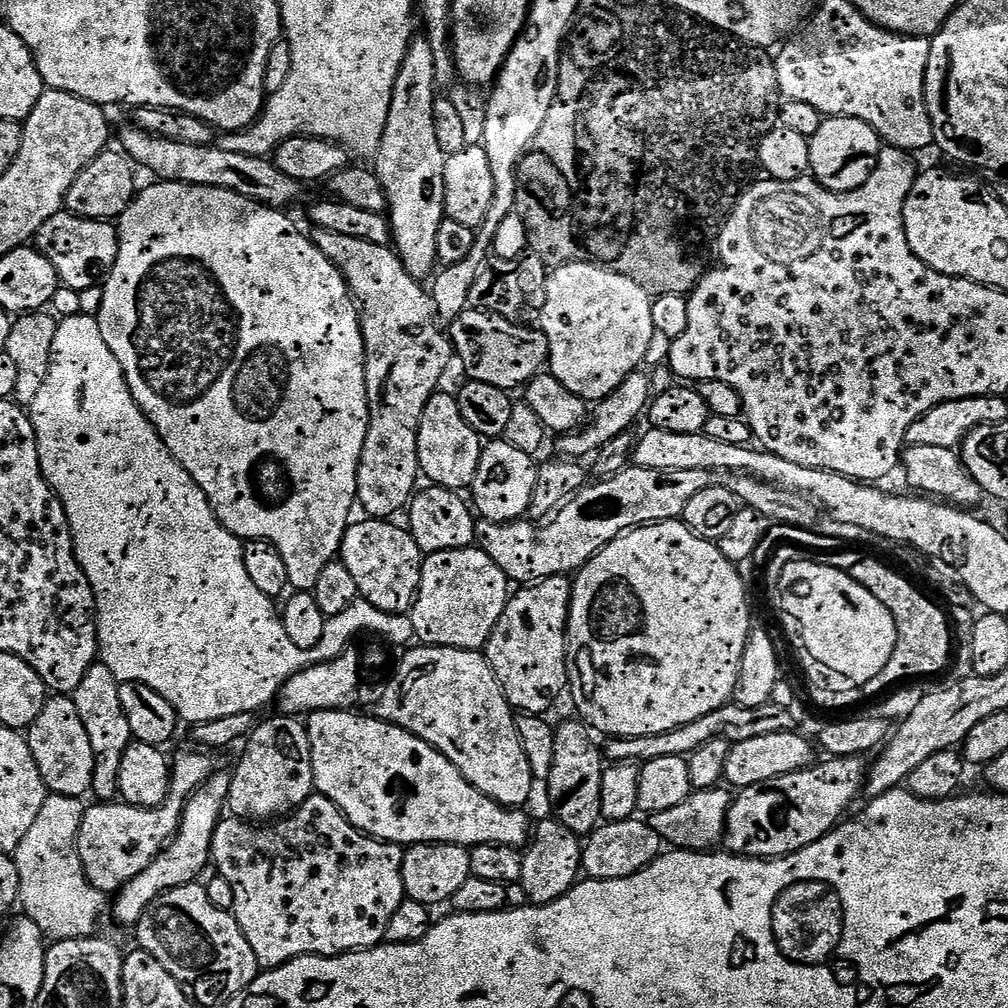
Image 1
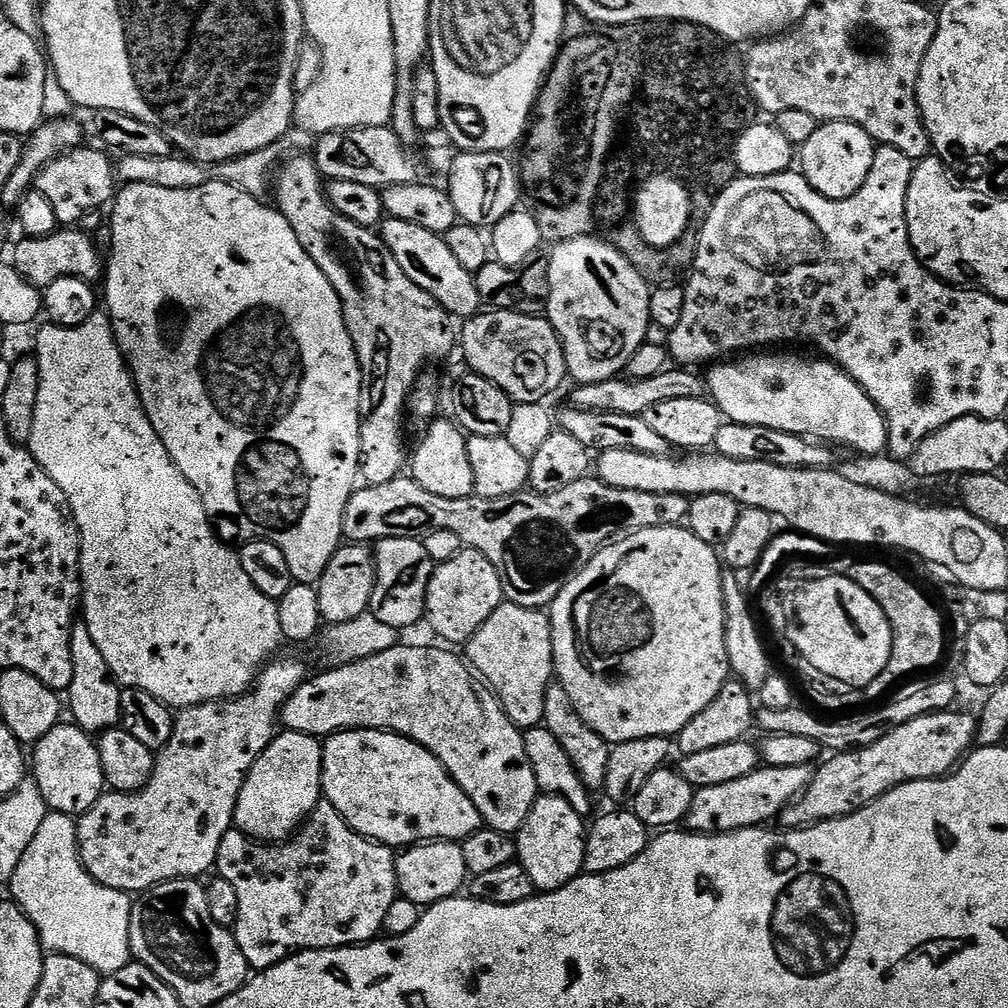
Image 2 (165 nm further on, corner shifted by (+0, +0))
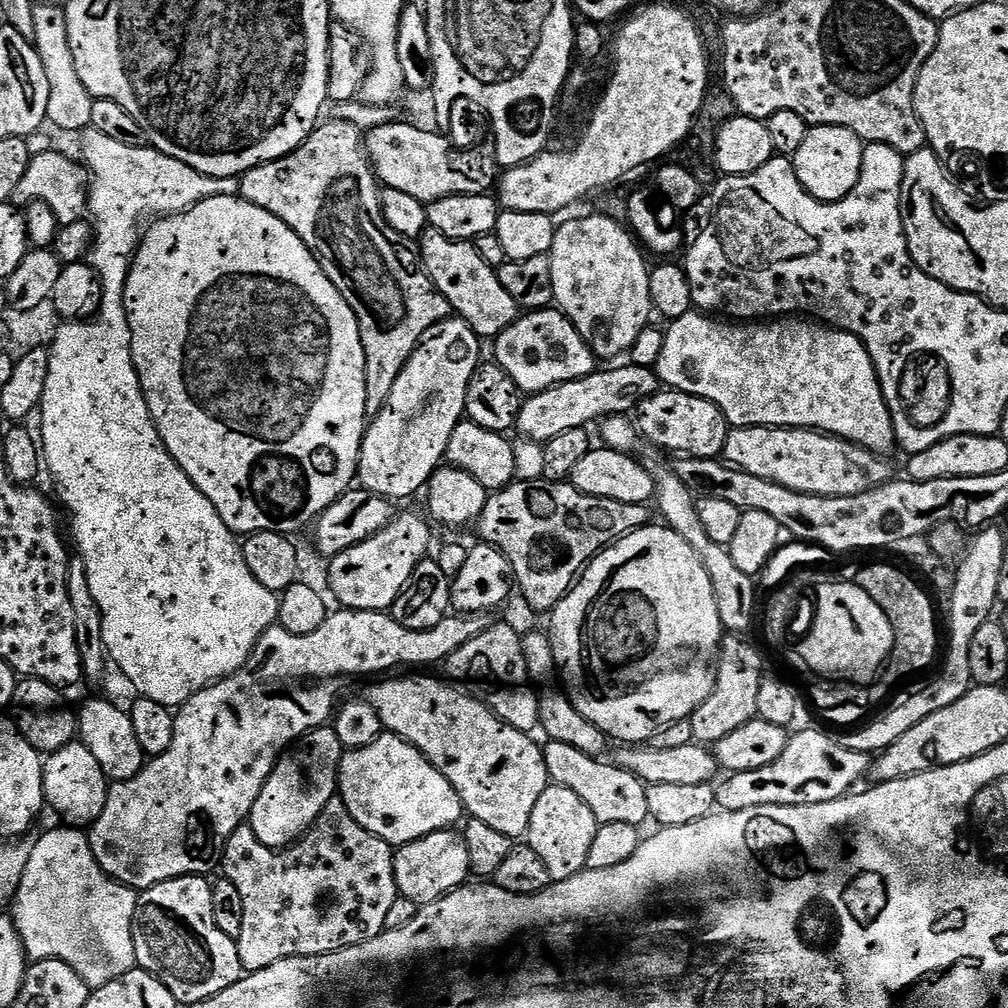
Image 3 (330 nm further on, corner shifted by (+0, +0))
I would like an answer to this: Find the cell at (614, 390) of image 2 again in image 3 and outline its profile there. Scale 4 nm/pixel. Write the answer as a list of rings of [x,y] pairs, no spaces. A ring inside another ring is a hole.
[[[631,362],[625,364],[625,368],[612,368],[609,372],[597,370],[586,378],[571,380],[529,395],[521,403],[520,416],[516,419],[519,435],[526,440],[547,442],[550,438],[558,438],[558,434],[566,434],[566,430],[587,429],[588,424],[595,425],[603,421],[605,416],[628,416],[635,413],[640,404],[646,402],[646,398],[661,391],[662,385],[652,368]]]

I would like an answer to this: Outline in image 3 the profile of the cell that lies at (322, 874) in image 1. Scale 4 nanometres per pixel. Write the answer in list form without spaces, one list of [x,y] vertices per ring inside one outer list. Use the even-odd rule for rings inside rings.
[[[333,798],[330,802],[326,802],[322,814],[312,823],[312,827],[295,844],[283,850],[262,846],[262,842],[258,842],[258,838],[254,834],[252,825],[247,822],[241,824],[238,830],[234,830],[234,834],[230,834],[228,844],[224,847],[222,876],[223,879],[234,882],[234,886],[238,886],[238,891],[242,893],[242,934],[236,941],[236,945],[238,946],[238,954],[242,958],[245,973],[251,974],[263,968],[269,968],[274,966],[274,962],[282,962],[286,958],[294,958],[295,956],[325,956],[355,944],[365,944],[373,940],[375,936],[382,935],[386,926],[386,914],[390,910],[390,906],[394,906],[398,895],[394,866],[392,865],[393,855],[393,845],[374,834],[370,834],[362,826],[358,826],[358,822],[350,814],[350,810],[346,810],[343,800],[339,798]]]

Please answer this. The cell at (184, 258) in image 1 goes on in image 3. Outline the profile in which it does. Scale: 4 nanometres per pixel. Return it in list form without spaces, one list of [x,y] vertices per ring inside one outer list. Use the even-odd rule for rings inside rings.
[[[240,196],[206,198],[202,202],[198,202],[193,208],[187,208],[184,212],[174,216],[157,219],[153,224],[156,225],[149,232],[147,229],[141,235],[139,245],[129,263],[128,277],[124,287],[124,309],[128,315],[128,325],[130,326],[132,361],[136,367],[136,373],[146,398],[146,406],[150,410],[154,426],[158,430],[166,450],[174,458],[174,462],[178,462],[178,466],[188,475],[190,482],[194,482],[194,486],[198,486],[198,490],[202,490],[202,494],[206,494],[206,498],[210,498],[210,502],[214,502],[214,510],[218,510],[222,522],[226,522],[226,526],[230,531],[244,538],[251,536],[254,532],[283,532],[285,534],[300,532],[307,524],[309,527],[316,521],[339,496],[343,496],[345,492],[349,491],[358,476],[360,447],[364,441],[366,421],[369,419],[366,410],[366,374],[364,373],[366,370],[366,354],[362,346],[362,334],[358,330],[358,318],[354,314],[354,310],[350,310],[346,298],[342,298],[342,294],[336,289],[334,282],[330,282],[330,278],[326,278],[322,266],[317,262],[313,252],[304,245],[302,238],[298,238],[298,234],[294,234],[294,230],[290,230],[290,226],[286,226],[286,222],[282,222],[274,214],[262,210],[262,206],[254,206],[254,202],[245,200]]]

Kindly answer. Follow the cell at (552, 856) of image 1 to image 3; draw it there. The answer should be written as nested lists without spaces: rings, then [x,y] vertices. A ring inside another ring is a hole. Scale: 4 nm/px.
[[[552,784],[544,791],[542,798],[538,798],[534,814],[530,814],[526,843],[534,854],[538,854],[538,858],[542,858],[553,882],[574,878],[574,874],[584,871],[588,866],[590,846],[594,842],[597,827],[590,806],[586,806],[586,802],[582,802],[574,790]]]

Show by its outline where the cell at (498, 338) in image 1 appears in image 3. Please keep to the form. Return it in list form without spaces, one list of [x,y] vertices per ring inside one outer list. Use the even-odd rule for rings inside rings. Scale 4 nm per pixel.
[[[552,306],[532,310],[521,315],[509,328],[502,330],[500,336],[495,337],[494,344],[496,344],[495,363],[500,364],[502,370],[506,370],[506,374],[510,374],[510,378],[514,378],[514,382],[520,388],[521,393],[524,394],[544,392],[548,388],[553,388],[559,384],[565,384],[578,378],[586,378],[591,372],[597,371],[598,368],[597,356],[593,354],[588,344],[580,337],[576,327],[565,318],[563,312]]]

